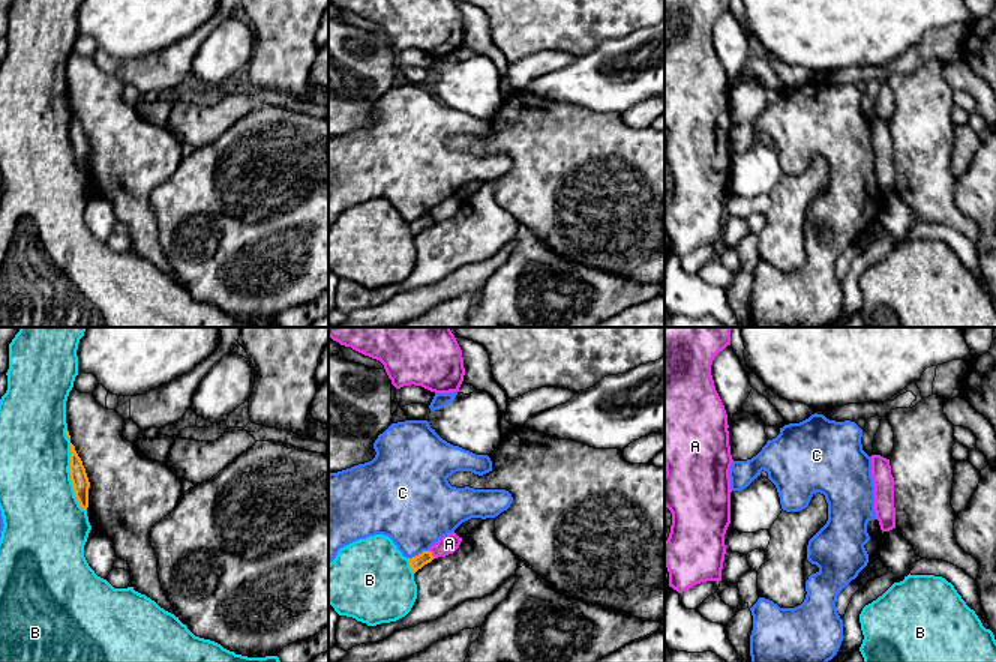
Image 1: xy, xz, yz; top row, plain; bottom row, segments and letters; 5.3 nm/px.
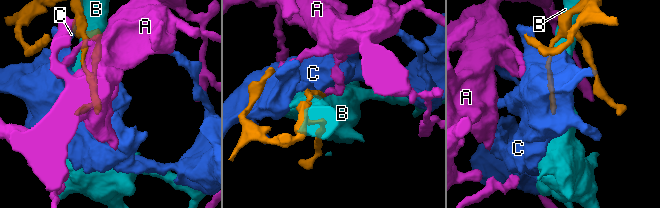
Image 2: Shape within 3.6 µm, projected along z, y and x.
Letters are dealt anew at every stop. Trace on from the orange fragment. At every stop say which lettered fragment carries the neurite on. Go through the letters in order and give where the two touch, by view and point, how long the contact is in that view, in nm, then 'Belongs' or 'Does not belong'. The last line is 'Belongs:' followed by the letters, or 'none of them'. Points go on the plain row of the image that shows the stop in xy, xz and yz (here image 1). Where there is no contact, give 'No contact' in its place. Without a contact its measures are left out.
A: Touches orange at xz (431, 218). Shared border 60 nm. Does not belong
B: Touches orange at xy (71, 141). Shared border 380 nm. Does not belong
C: Touches orange at xz (419, 218). Shared border 120 nm. Does not belong
Belongs: none of them

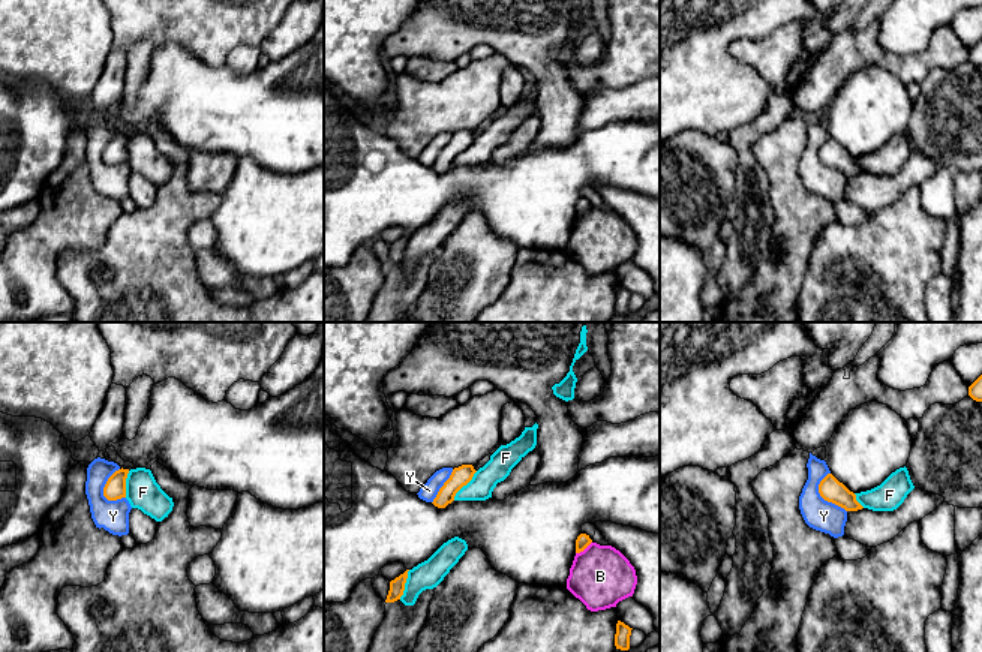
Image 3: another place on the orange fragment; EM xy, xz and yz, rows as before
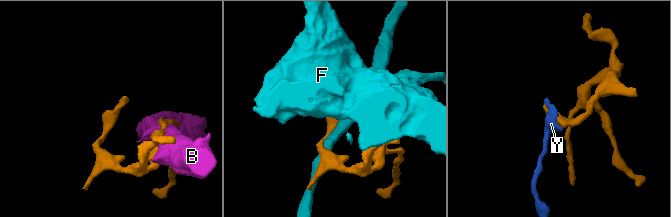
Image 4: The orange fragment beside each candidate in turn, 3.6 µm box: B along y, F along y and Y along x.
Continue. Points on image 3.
B: Touches orange at xz (583, 213). Shared border 110 nm. Does not belong
F: Touches orange at xz (464, 149). Shared border 200 nm. Does not belong
Y: Touches orange at xy (105, 149). Shared border 190 nm. Does not belong
Belongs: none of them

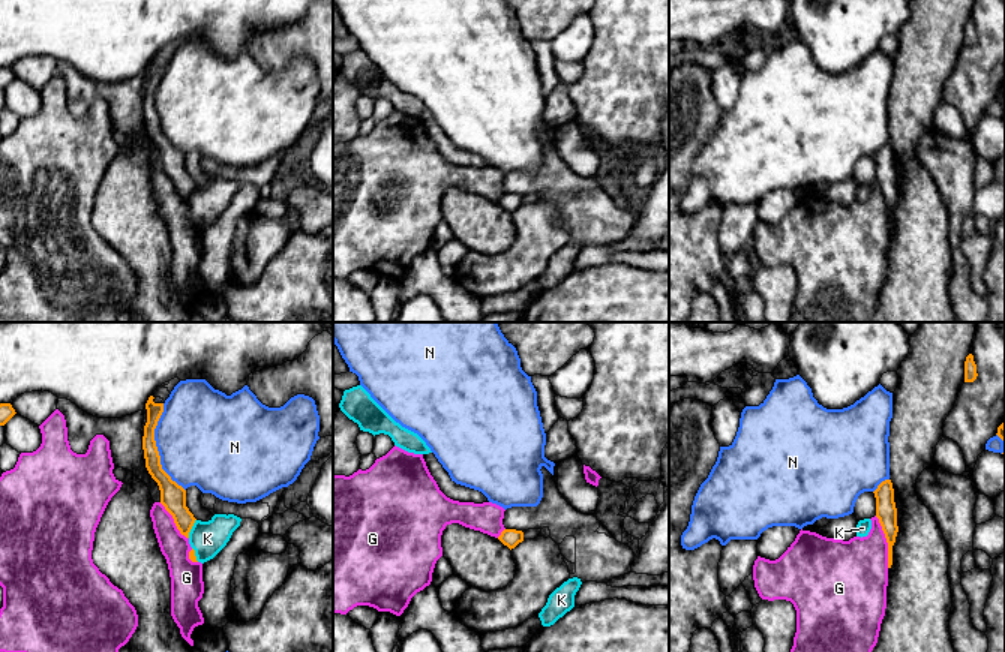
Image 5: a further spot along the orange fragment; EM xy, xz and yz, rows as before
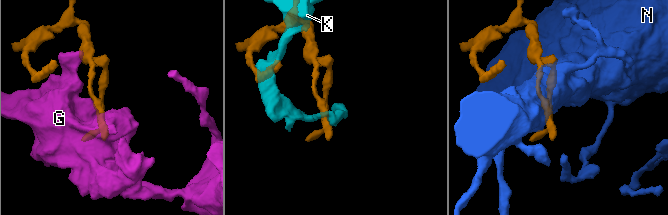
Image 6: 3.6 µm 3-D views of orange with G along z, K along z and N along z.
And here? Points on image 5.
G: Touches orange at yz (887, 206). Shared border 280 nm. Does not belong
K: Touches orange at xy (191, 192). Shared border 110 nm. Does not belong
N: Touches orange at xy (156, 113). Shared border 480 nm. Does not belong
Belongs: none of them

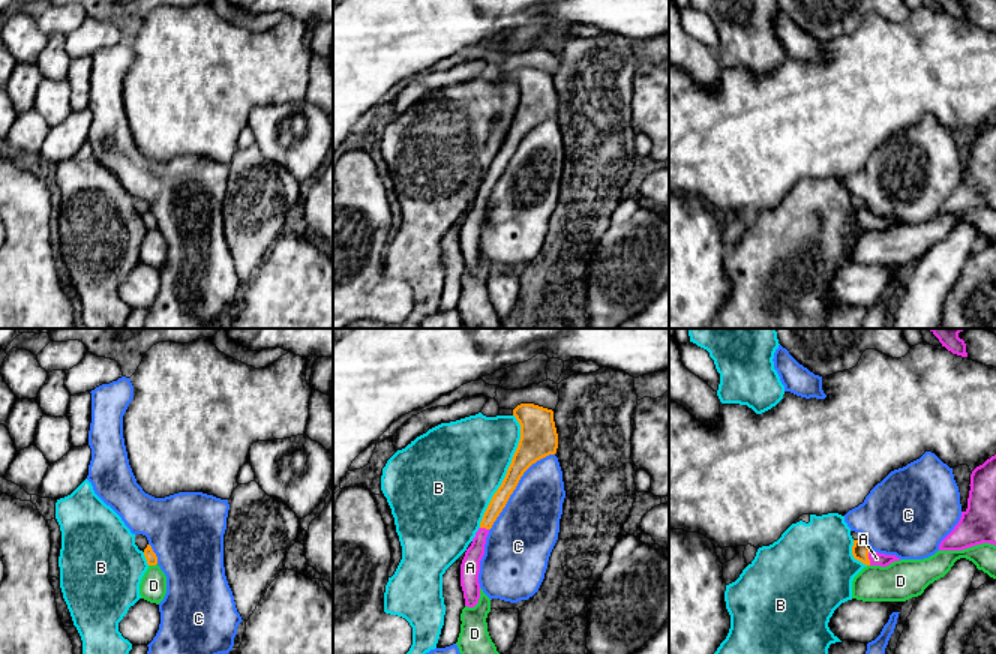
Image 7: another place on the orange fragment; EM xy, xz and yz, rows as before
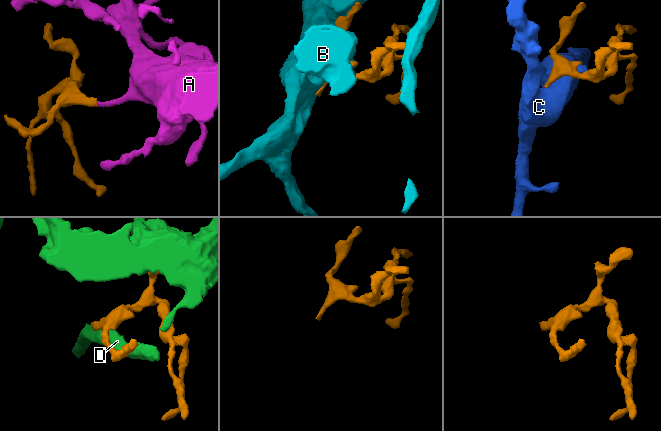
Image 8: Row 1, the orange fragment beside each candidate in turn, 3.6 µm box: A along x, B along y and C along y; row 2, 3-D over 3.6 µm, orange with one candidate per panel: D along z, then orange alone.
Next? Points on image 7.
A: Touches orange at yz (867, 222). Shared border 80 nm. Belongs
B: Touches orange at xz (507, 135). Shared border 650 nm. Does not belong
C: Touches orange at xz (516, 149). Shared border 550 nm. Does not belong
D: Touches orange at xy (152, 228). Shared border 50 nm. Does not belong
Belongs: A

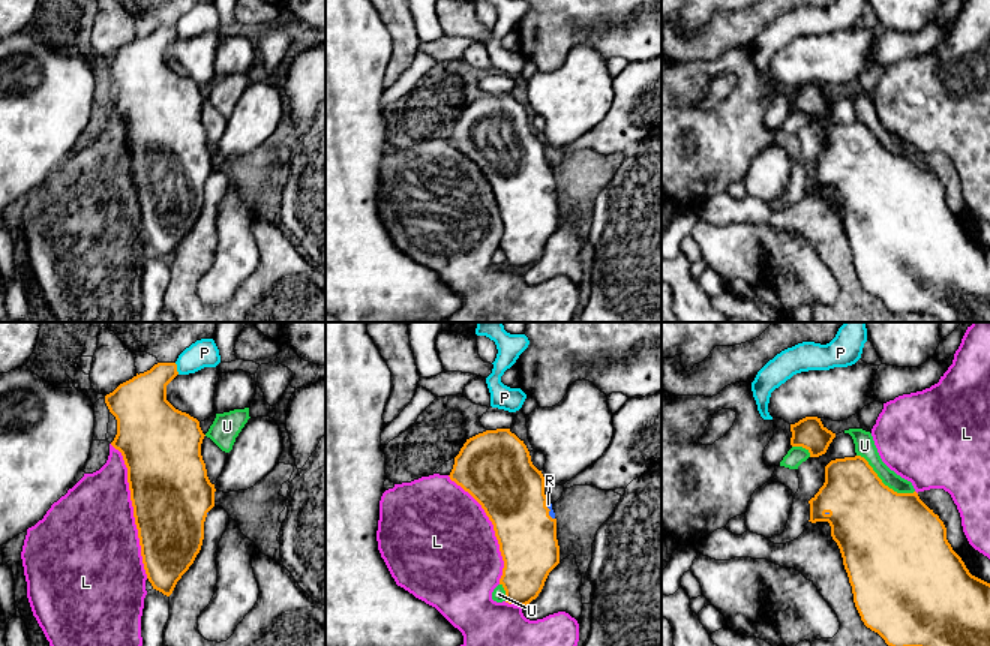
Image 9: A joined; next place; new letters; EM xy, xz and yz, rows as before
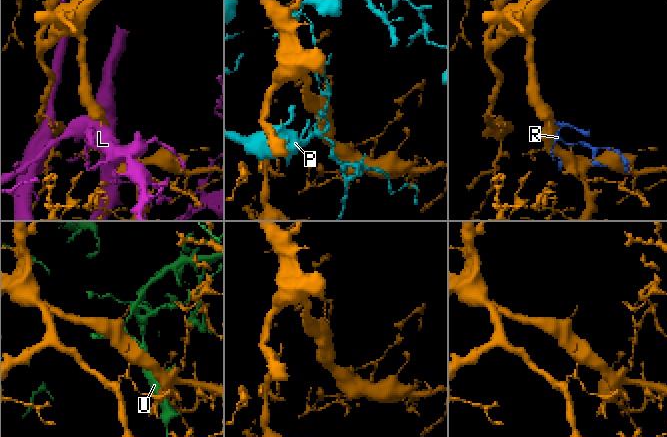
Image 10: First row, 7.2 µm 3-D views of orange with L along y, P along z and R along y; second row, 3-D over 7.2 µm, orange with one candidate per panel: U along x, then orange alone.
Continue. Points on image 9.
L: Touches orange at xy (134, 174). Shared border 750 nm. Does not belong
P: Touches orange at xy (176, 33). Shared border 70 nm. Does not belong
R: Touches orange at xz (549, 174). Shared border 110 nm. Belongs
U: Touches orange at yz (882, 147). Shared border 380 nm. Does not belong
Belongs: R

